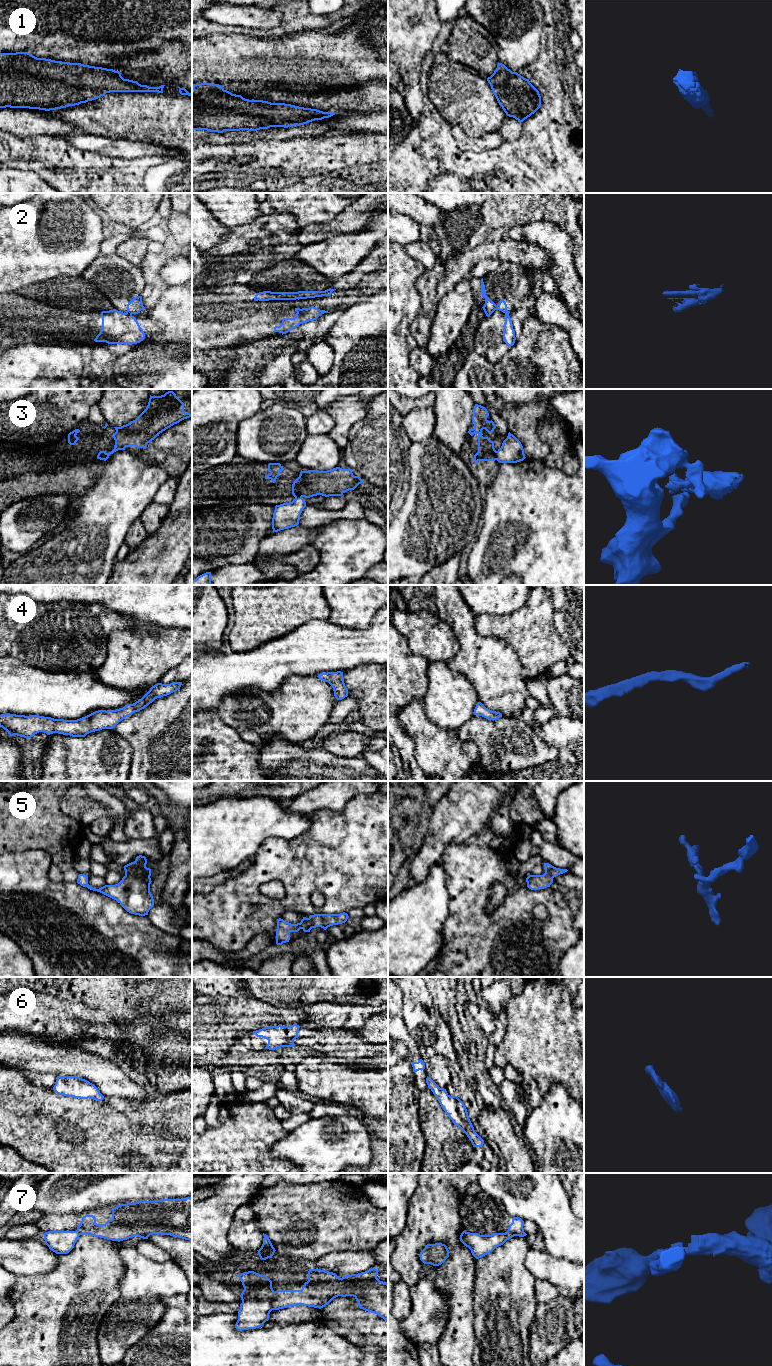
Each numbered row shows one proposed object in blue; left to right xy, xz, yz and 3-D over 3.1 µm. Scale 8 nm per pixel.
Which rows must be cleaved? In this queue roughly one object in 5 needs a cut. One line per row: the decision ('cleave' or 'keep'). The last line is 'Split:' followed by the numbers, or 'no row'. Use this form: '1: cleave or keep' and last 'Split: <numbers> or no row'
1: keep
2: cleave
3: cleave
4: keep
5: keep
6: keep
7: cleave
Split: 2, 3, 7

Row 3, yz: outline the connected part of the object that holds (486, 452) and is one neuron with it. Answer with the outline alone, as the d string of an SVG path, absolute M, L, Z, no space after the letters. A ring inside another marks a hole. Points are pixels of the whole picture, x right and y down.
M475 404L472 416L474 428L469 429L468 431L471 436L473 436L475 433L478 434L478 452L474 455L475 464L477 464L479 461L497 460L494 442L491 441L488 437L482 436L483 429L485 429L488 433L492 433L496 428L496 425L492 420L487 420L488 416L489 413L485 407Z

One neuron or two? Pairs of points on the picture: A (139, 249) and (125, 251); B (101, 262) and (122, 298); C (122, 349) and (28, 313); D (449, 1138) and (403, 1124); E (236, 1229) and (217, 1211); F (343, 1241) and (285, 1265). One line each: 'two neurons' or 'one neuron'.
A: one neuron
B: one neuron
C: one neuron
D: two neurons
E: two neurons
F: two neurons

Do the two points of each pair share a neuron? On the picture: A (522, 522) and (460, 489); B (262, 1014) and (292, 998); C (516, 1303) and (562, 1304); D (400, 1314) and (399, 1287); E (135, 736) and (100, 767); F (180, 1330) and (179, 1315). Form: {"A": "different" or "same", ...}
{"A": "different", "B": "different", "C": "different", "D": "same", "E": "different", "F": "same"}

